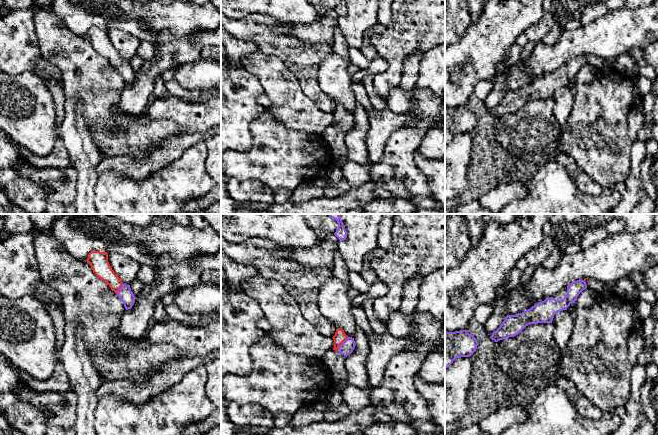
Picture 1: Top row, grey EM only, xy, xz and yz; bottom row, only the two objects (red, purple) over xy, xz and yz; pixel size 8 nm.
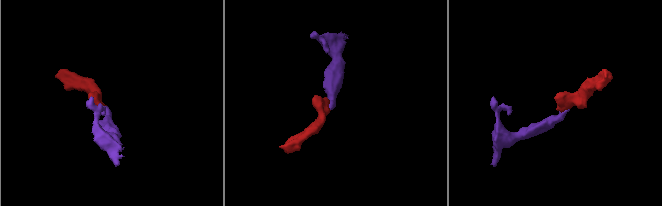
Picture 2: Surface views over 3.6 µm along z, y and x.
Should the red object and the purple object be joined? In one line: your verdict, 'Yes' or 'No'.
Yes

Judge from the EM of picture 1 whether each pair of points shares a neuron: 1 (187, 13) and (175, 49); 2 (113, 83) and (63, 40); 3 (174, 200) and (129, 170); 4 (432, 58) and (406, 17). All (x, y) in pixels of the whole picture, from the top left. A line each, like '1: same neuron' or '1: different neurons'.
1: different neurons
2: same neuron
3: different neurons
4: different neurons

